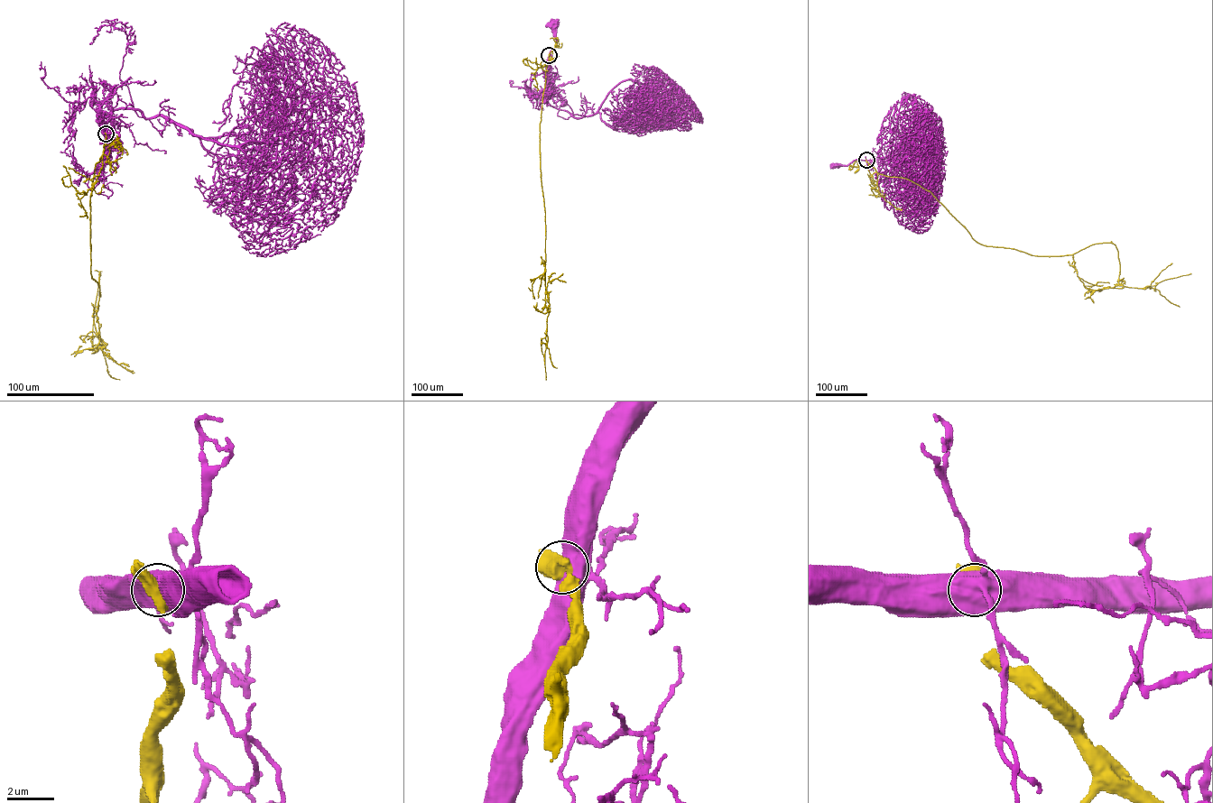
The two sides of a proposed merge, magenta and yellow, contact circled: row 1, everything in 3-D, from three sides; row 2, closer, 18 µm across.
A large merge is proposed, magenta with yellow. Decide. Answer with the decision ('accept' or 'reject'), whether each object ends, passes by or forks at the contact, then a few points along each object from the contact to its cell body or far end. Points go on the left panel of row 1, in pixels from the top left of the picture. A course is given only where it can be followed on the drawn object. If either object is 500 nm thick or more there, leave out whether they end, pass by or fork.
reject; course magenta (106, 133), (118, 133), (115, 142); course yellow (106, 133), (90, 202), (91, 273), (99, 295), (100, 275), (94, 324), (106, 344), (101, 348), (100, 324)

